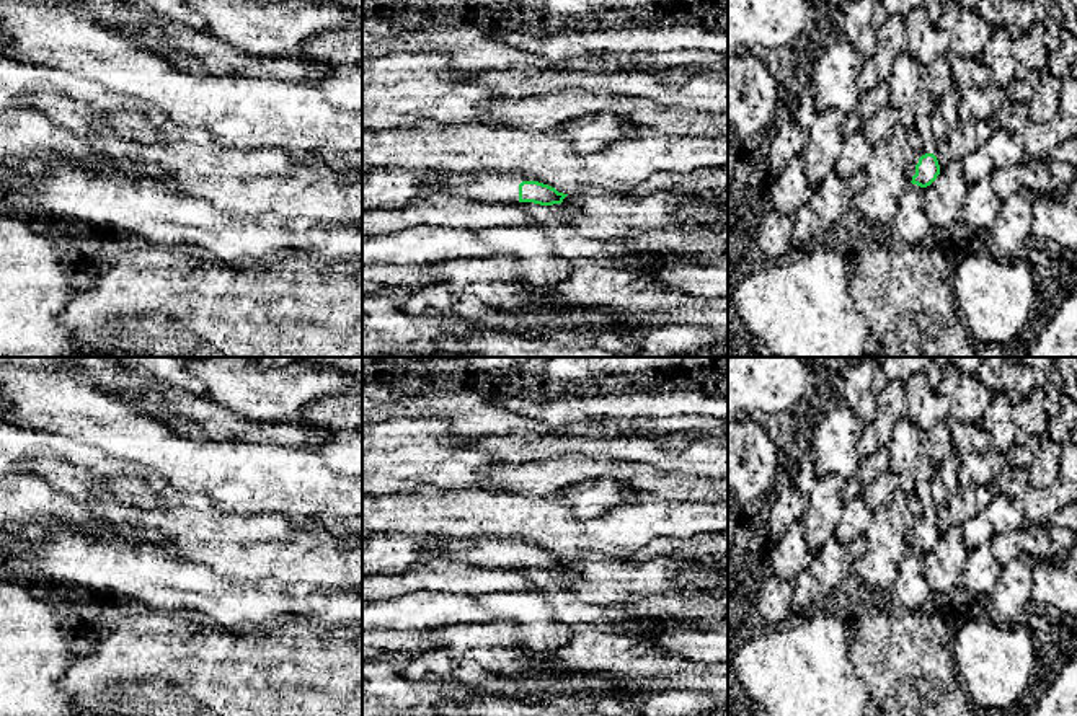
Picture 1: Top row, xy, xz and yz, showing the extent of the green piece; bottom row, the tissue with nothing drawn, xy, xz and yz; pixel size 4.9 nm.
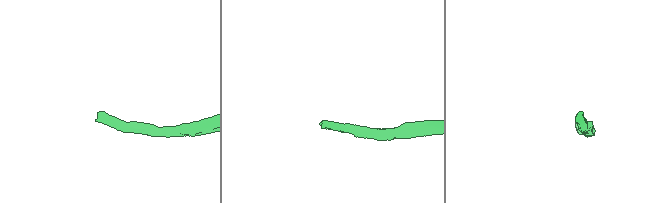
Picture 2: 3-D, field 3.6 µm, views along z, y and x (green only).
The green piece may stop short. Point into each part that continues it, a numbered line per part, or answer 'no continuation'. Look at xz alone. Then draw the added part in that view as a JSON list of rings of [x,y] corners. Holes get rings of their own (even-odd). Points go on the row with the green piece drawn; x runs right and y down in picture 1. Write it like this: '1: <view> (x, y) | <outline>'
1: xz (490, 186) | [[[498,171],[454,175],[441,173],[436,179],[424,183],[419,192],[444,191],[485,202],[519,204],[519,184],[522,181],[534,179]]]

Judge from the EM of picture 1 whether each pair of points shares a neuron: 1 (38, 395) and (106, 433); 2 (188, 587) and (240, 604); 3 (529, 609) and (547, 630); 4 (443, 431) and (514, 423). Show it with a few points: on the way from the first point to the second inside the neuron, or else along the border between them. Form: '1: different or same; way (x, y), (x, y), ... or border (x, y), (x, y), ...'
1: same; way (54, 402), (75, 408), (90, 423)
2: same; way (201, 591), (227, 602)
3: different; border (518, 622), (550, 620), (576, 627)
4: different; border (433, 418), (443, 418), (456, 434), (469, 439)

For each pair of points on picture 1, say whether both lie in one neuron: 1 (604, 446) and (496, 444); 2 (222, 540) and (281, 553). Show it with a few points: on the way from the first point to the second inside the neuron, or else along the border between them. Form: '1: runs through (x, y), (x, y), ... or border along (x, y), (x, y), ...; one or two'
1: runs through (578, 446), (522, 446); one
2: runs through (237, 542), (243, 542), (248, 547), (266, 547); one

